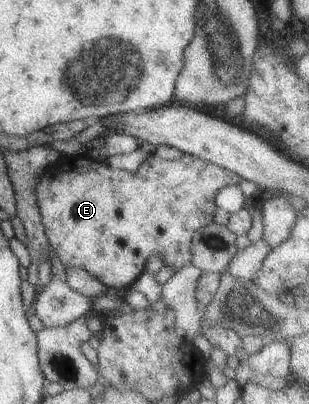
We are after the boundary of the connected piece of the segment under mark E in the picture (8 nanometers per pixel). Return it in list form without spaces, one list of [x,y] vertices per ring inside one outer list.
[[[183,153],[178,160],[162,160],[158,156],[152,154],[147,155],[140,166],[136,170],[128,171],[124,169],[118,169],[108,166],[105,162],[98,162],[90,158],[86,154],[77,154],[74,156],[65,156],[65,159],[56,159],[46,170],[44,174],[38,178],[38,182],[34,184],[34,196],[36,196],[36,208],[38,208],[38,214],[40,214],[43,232],[45,234],[52,252],[58,256],[58,260],[62,262],[64,268],[68,266],[74,266],[74,268],[82,268],[96,278],[100,280],[104,286],[108,288],[126,289],[128,288],[138,275],[145,270],[144,264],[149,256],[160,256],[162,258],[162,265],[168,266],[172,269],[173,273],[176,270],[180,270],[181,266],[186,266],[191,262],[191,240],[193,233],[199,230],[203,226],[210,224],[211,218],[216,210],[216,202],[214,202],[214,196],[220,188],[224,186],[237,185],[240,182],[240,178],[218,165],[212,164],[206,160],[200,160],[195,156]]]

